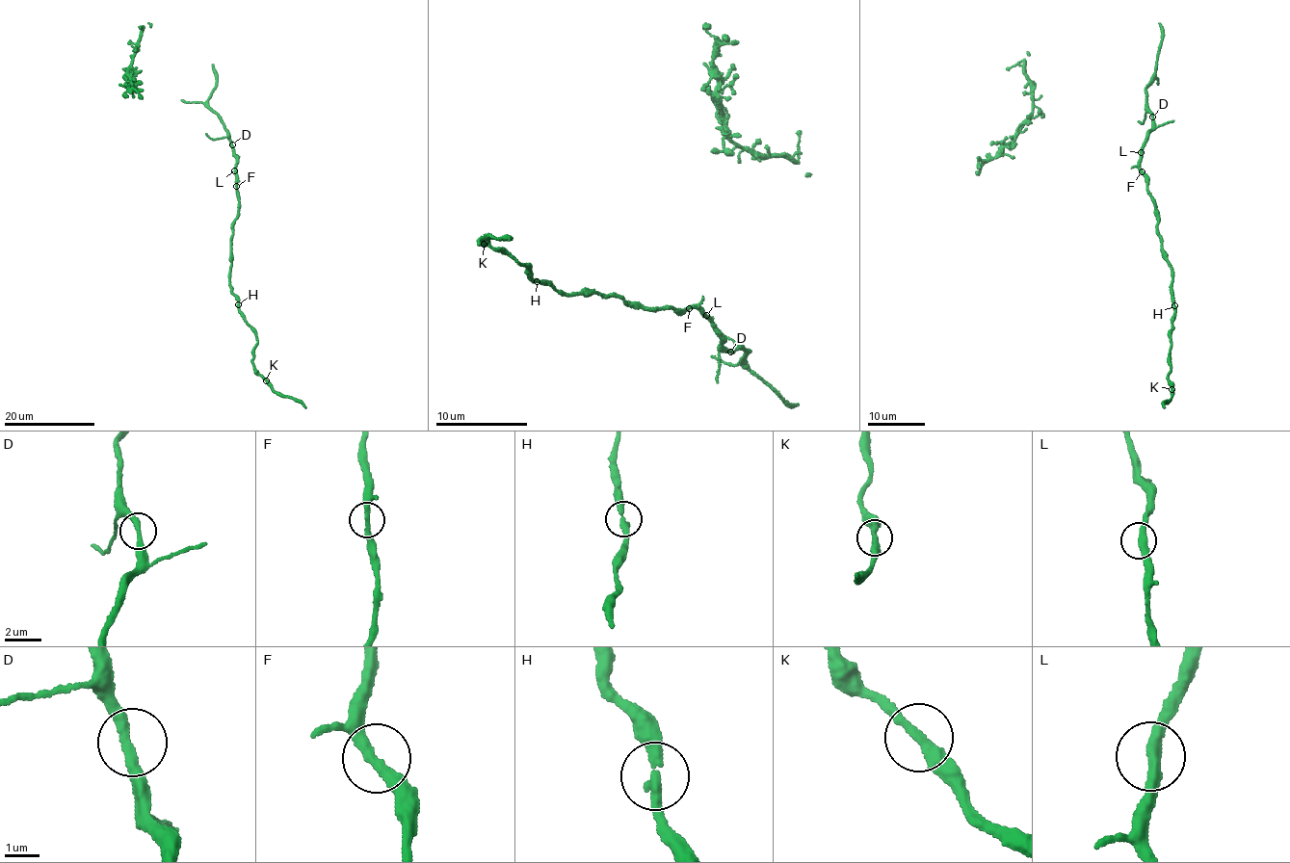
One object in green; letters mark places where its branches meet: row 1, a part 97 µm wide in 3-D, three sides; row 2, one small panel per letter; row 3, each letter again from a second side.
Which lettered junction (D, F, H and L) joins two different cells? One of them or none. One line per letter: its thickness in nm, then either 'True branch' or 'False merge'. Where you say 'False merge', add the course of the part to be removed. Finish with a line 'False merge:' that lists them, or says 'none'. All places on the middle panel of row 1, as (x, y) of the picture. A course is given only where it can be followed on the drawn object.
D: Thickness 280 nm. True branch
F: Thickness 280 nm. True branch
H: Thickness 320 nm. True branch
L: Thickness 360 nm. True branch
False merge: none

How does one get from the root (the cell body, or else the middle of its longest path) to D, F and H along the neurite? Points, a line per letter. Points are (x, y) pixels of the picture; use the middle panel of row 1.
D: (708, 317), (723, 337), (723, 348), (730, 352)
F: (708, 317), (693, 306), (689, 308)
H: (708, 317), (691, 305), (681, 310), (668, 304), (654, 308), (587, 288), (568, 295), (537, 281)

